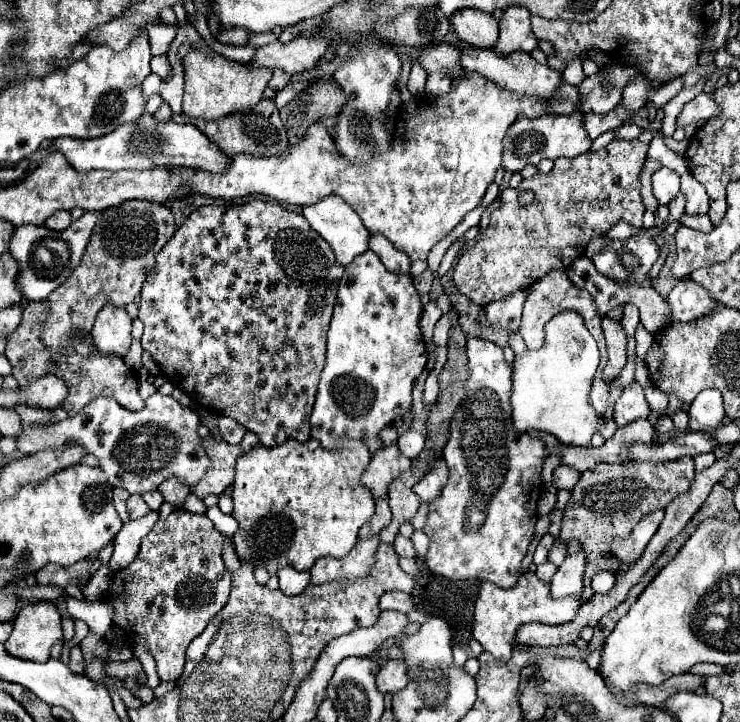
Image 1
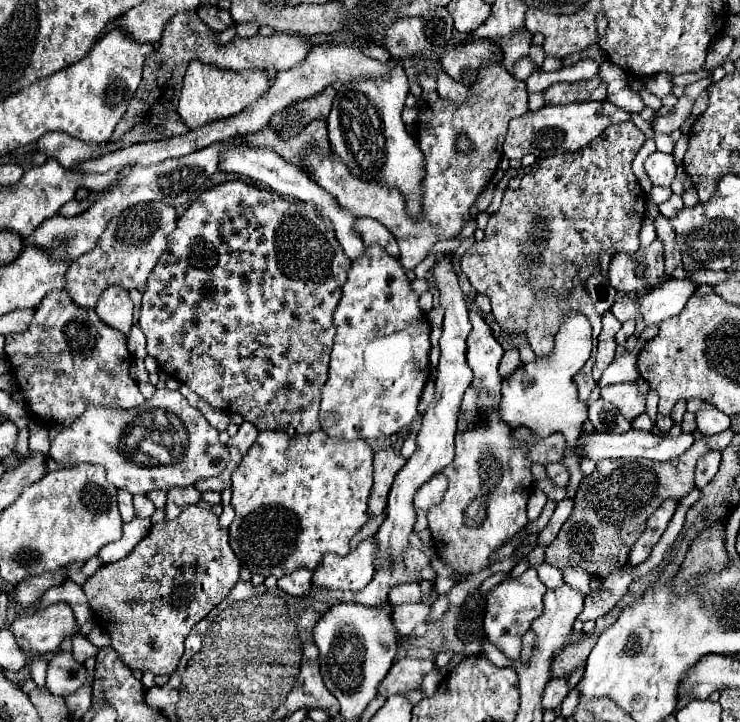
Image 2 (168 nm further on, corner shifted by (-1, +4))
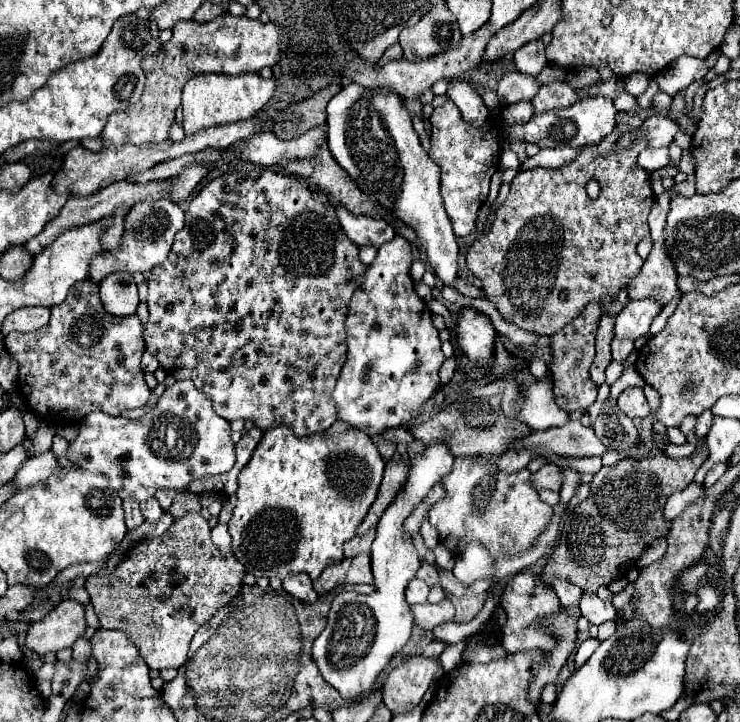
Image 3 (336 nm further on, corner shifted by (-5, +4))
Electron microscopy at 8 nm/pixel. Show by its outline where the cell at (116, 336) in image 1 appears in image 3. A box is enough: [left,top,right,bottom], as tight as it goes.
[100,273,138,317]

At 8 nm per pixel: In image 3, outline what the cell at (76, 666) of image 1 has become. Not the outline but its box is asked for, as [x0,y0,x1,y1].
[72,637,92,663]

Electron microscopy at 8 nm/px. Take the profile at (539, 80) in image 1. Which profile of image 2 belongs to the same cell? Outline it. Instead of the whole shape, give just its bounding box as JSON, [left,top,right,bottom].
[512,57,536,81]

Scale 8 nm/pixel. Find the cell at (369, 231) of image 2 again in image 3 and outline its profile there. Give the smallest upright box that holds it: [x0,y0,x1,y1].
[338,207,396,247]

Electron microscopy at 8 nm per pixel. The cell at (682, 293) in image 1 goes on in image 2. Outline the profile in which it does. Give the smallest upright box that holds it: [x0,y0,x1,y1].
[638,279,696,325]

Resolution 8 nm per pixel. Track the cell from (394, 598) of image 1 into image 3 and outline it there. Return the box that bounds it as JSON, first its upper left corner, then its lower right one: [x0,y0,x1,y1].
[406,579,430,605]

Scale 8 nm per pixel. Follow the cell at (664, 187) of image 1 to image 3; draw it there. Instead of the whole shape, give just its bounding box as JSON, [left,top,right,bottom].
[638,147,670,171]

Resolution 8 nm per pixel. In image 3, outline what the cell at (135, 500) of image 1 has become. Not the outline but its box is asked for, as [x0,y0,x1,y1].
[140,497,162,523]

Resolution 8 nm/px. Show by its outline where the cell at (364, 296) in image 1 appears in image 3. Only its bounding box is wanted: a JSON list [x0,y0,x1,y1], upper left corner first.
[332,235,444,437]

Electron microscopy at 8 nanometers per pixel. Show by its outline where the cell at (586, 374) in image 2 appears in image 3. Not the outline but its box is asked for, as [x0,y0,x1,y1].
[550,303,602,413]

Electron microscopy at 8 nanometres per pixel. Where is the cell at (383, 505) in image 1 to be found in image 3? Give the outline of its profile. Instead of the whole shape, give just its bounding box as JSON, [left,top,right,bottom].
[346,529,374,557]

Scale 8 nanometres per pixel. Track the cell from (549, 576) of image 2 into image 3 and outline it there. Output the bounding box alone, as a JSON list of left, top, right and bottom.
[550,577,582,607]

